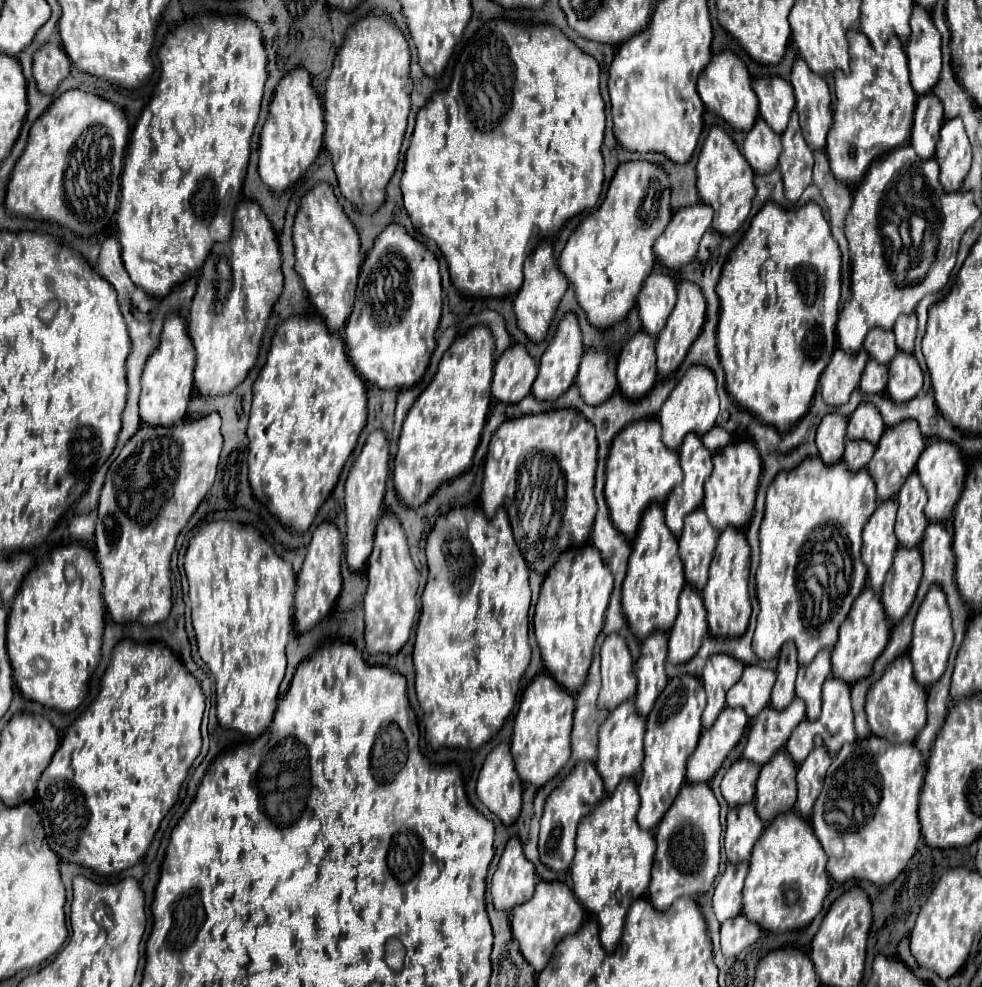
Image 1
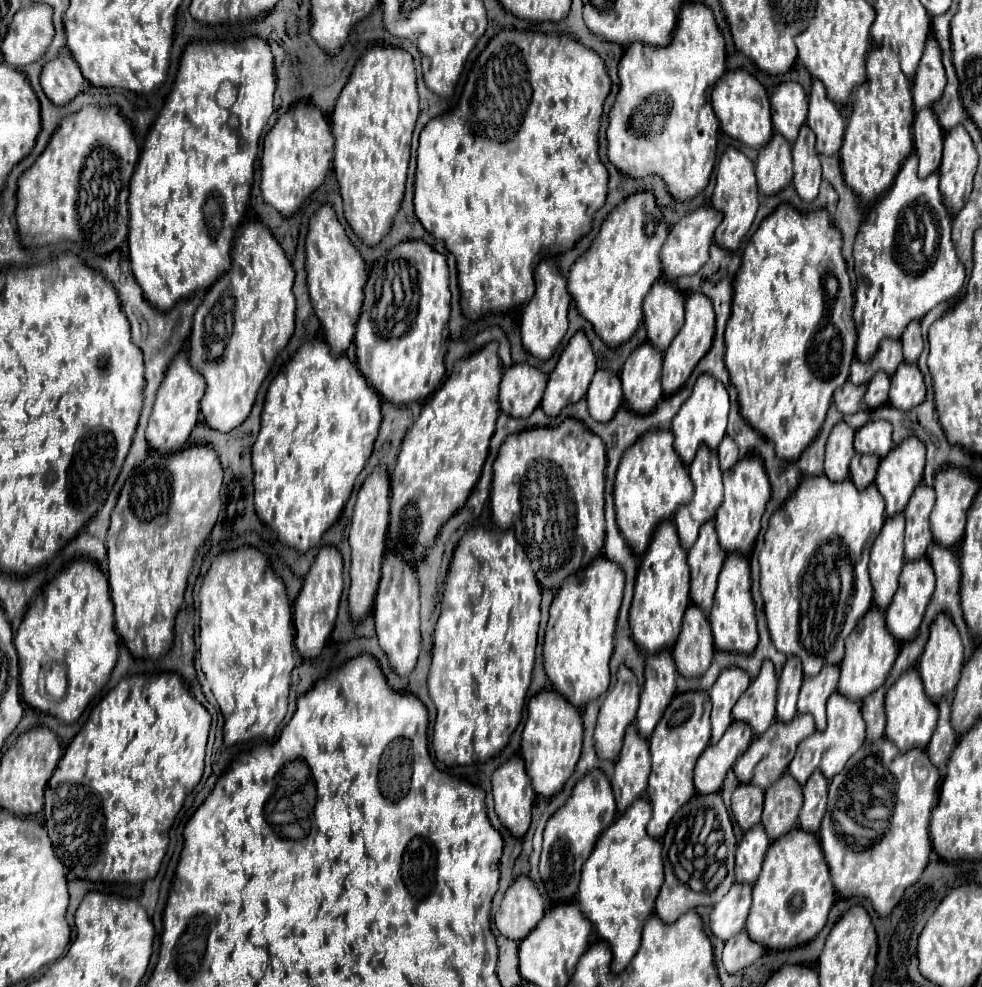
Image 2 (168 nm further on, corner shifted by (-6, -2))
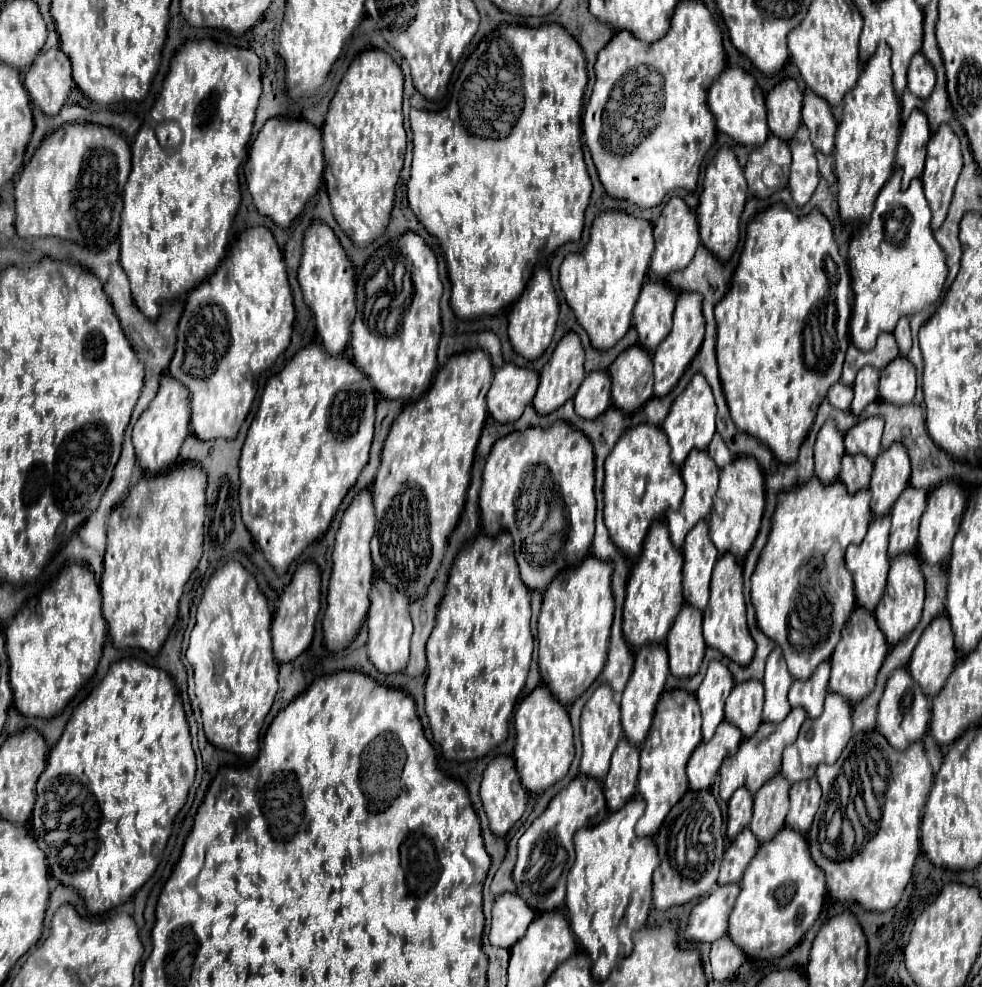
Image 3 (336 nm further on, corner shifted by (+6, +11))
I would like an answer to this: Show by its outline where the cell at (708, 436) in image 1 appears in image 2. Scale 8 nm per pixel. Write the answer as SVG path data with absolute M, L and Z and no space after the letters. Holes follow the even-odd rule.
M725 436L723 442L717 448L717 456L719 456L719 462L721 462L721 470L729 470L739 460L737 452L739 452L737 450L737 444L729 436Z

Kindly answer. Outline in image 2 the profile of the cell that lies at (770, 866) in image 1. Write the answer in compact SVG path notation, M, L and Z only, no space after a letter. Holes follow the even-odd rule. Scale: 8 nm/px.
M793 828L789 836L781 836L777 844L771 844L763 862L763 870L753 884L753 904L747 916L747 934L753 942L769 950L787 950L811 942L825 926L829 910L835 902L835 888L829 880L829 866L821 852L821 844L815 834L809 834L801 828Z

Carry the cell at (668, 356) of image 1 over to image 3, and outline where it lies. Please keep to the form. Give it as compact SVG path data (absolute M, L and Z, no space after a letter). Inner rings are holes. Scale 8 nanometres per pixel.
M687 291L679 293L671 333L659 343L659 347L652 354L653 389L655 389L657 397L667 395L675 387L675 383L679 381L679 377L683 375L683 371L687 369L691 359L697 355L697 351L699 351L699 347L703 343L705 319L703 319L703 309L701 307L703 305L701 305L701 295L699 293L687 293Z

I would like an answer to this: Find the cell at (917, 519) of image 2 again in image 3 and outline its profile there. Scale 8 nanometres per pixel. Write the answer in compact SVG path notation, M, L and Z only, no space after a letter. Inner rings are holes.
M911 485L899 495L891 509L893 525L889 537L889 557L897 557L899 553L913 553L917 549L917 529L919 519L925 511L927 491L915 489Z

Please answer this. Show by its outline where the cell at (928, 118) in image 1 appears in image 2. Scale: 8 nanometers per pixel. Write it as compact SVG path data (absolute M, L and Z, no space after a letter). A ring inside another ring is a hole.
M931 108L917 112L913 122L913 142L919 156L919 176L927 178L929 174L937 172L943 150L943 132Z

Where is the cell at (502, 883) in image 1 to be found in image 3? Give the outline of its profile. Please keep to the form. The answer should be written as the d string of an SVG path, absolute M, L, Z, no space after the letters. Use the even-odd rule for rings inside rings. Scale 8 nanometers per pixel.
M501 893L493 903L491 915L489 943L503 949L511 949L535 919L535 911L517 893Z

